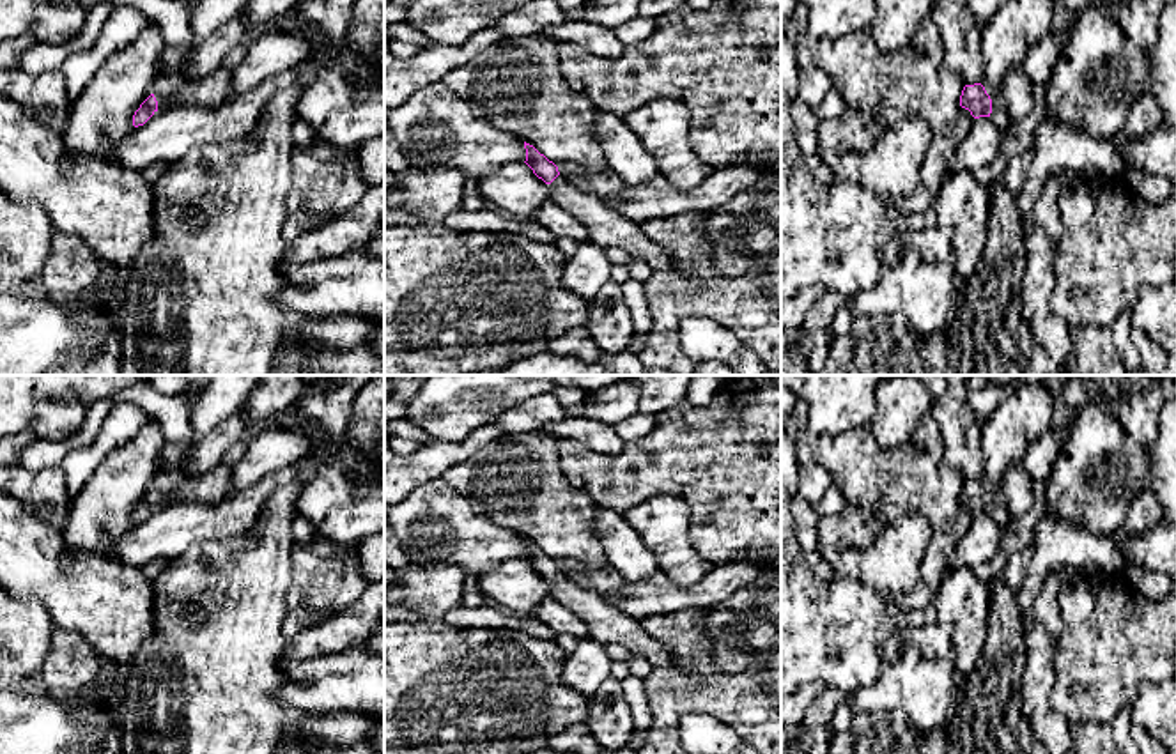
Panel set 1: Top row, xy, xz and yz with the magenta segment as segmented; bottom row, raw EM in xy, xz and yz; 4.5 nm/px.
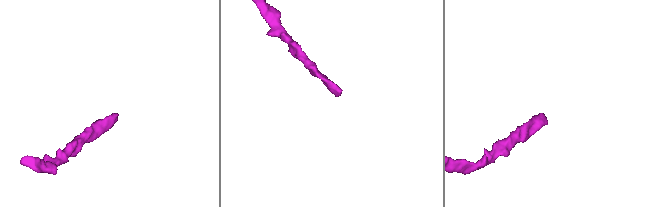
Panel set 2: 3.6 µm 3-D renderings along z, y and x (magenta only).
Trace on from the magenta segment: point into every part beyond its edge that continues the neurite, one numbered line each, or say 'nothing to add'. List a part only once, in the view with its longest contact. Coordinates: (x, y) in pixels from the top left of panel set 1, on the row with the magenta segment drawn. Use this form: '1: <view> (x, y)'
1: xy (167, 85)

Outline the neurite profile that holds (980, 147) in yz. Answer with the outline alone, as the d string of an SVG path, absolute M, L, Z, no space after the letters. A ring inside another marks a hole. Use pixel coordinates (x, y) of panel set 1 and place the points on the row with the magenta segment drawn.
M992 117L976 119L948 163L948 173L990 166L999 154L1002 138L1004 129Z

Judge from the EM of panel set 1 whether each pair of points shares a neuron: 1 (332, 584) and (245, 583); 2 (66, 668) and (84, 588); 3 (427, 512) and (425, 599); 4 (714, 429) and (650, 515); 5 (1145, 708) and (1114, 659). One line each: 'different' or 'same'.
1: different
2: different
3: different
4: different
5: different

